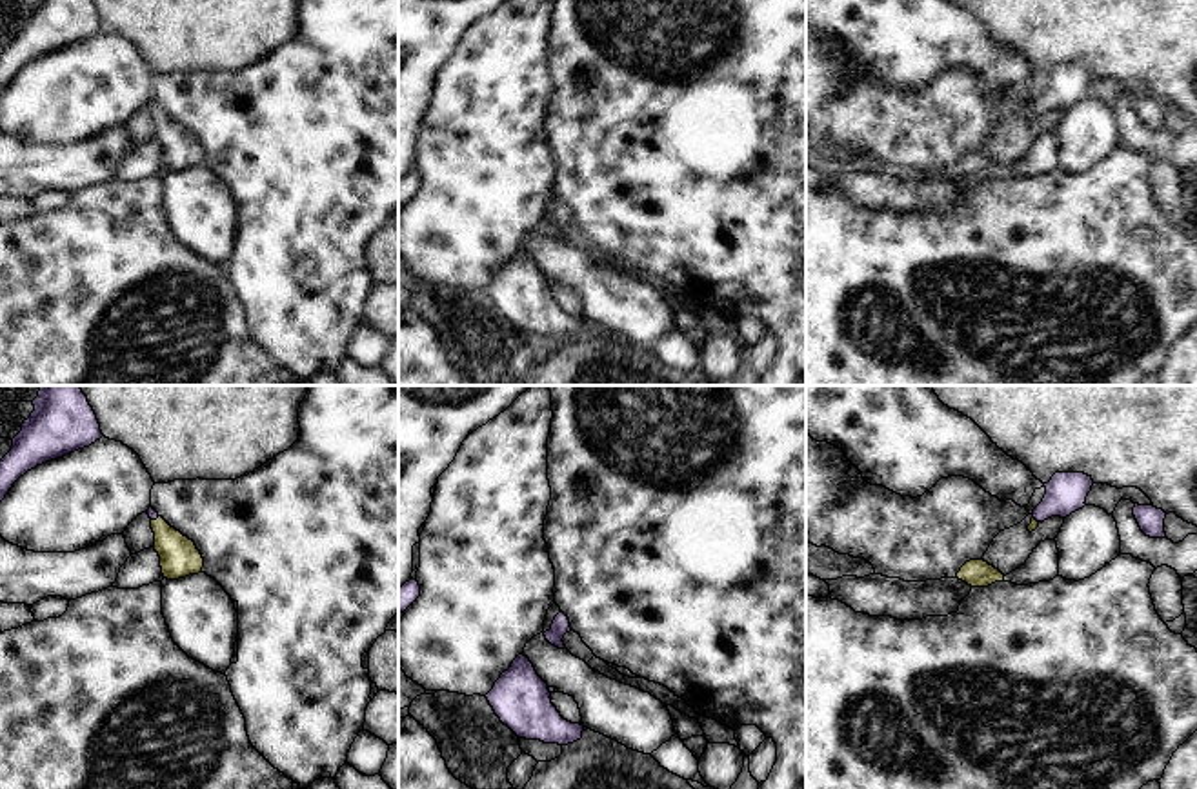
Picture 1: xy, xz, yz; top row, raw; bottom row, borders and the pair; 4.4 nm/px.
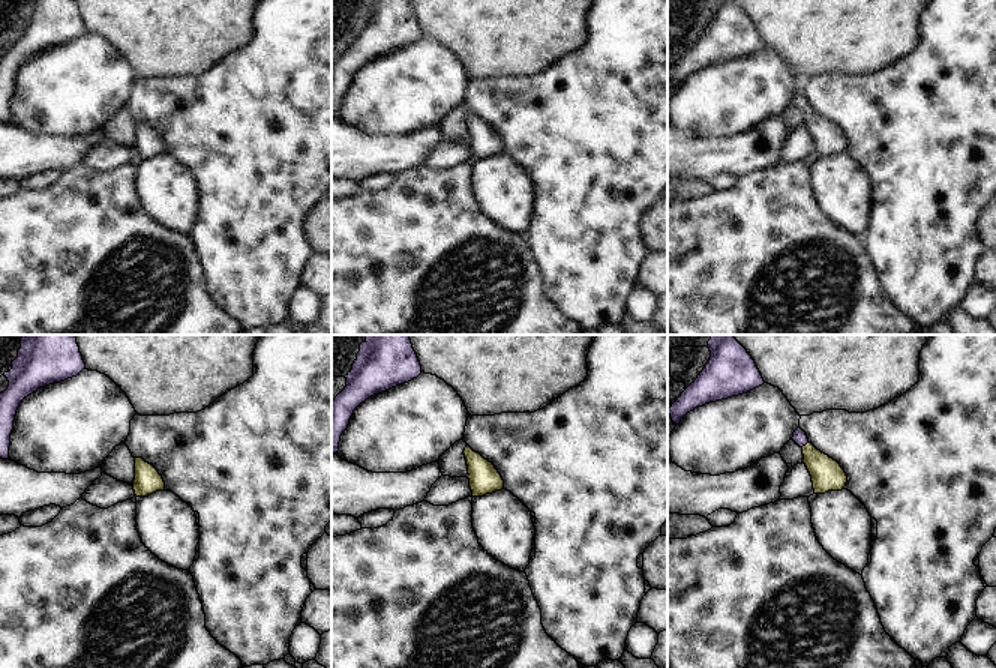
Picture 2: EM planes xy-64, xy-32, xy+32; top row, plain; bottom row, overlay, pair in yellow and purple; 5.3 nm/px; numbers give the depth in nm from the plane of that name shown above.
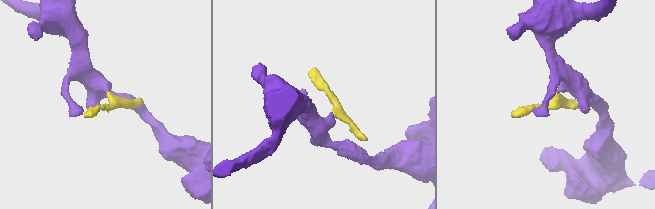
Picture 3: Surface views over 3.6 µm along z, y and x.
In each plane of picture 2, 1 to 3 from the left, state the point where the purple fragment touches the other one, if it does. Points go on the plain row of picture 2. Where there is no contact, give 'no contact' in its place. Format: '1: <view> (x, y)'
1: no contact
2: no contact
3: xy+32 (806, 108)

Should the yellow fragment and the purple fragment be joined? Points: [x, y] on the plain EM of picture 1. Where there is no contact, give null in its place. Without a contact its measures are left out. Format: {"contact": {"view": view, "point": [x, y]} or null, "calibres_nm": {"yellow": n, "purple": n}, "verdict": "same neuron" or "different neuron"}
{"contact": {"view": "xy", "point": [157, 111]}, "calibres_nm": {"yellow": 180, "purple": 50}, "verdict": "same neuron"}

